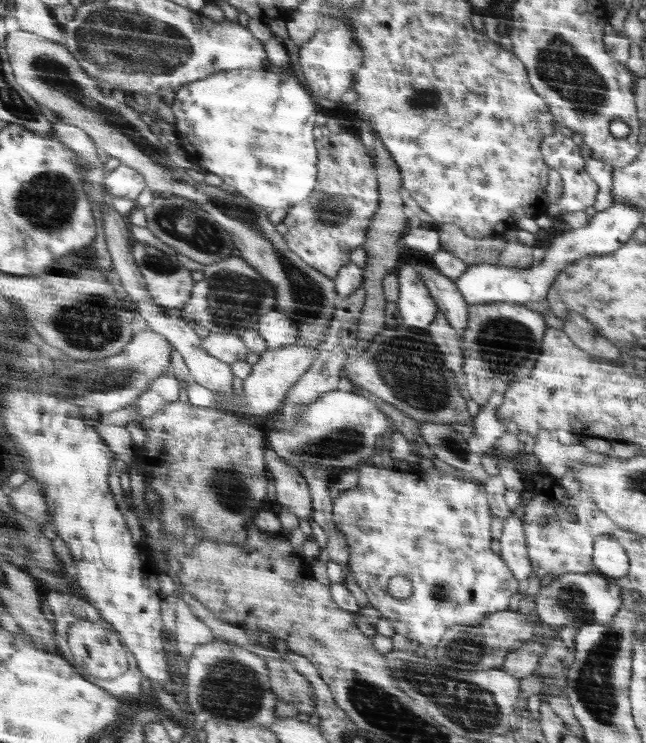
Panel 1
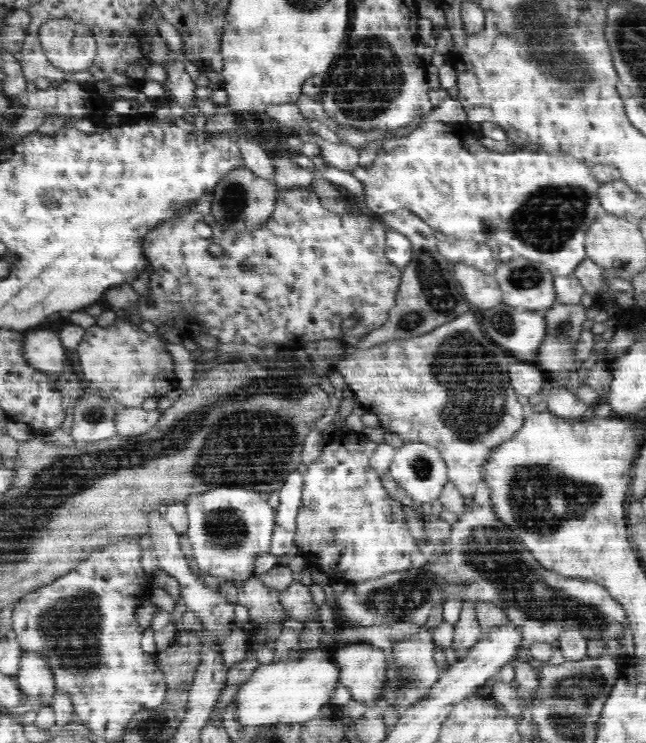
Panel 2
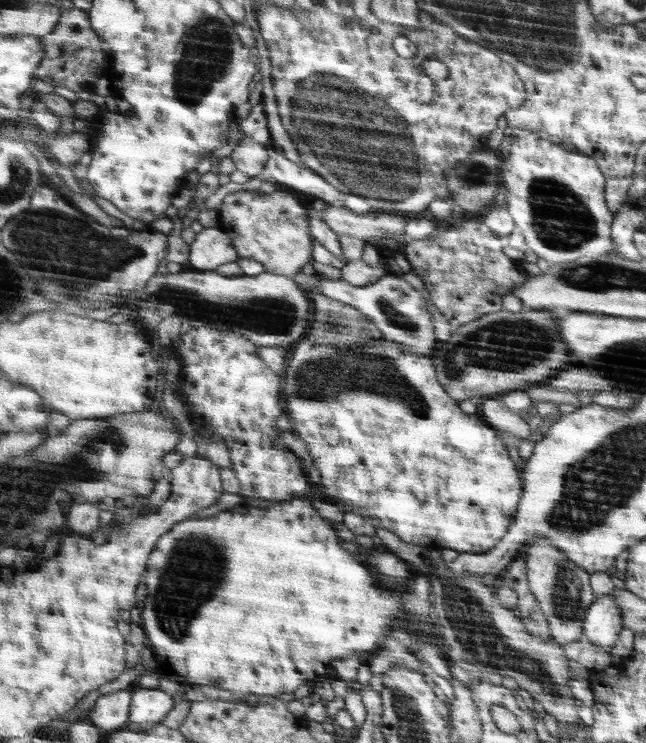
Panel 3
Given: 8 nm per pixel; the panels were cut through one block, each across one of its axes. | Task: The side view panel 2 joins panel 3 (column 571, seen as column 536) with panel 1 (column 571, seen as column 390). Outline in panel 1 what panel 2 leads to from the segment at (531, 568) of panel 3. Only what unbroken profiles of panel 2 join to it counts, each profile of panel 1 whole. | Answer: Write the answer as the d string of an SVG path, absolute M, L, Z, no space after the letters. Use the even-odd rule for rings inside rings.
M566 573L542 584L542 592L538 592L536 596L539 620L554 628L570 624L579 629L592 623L610 623L615 614L622 609L621 587L613 586L607 576L599 573Z

